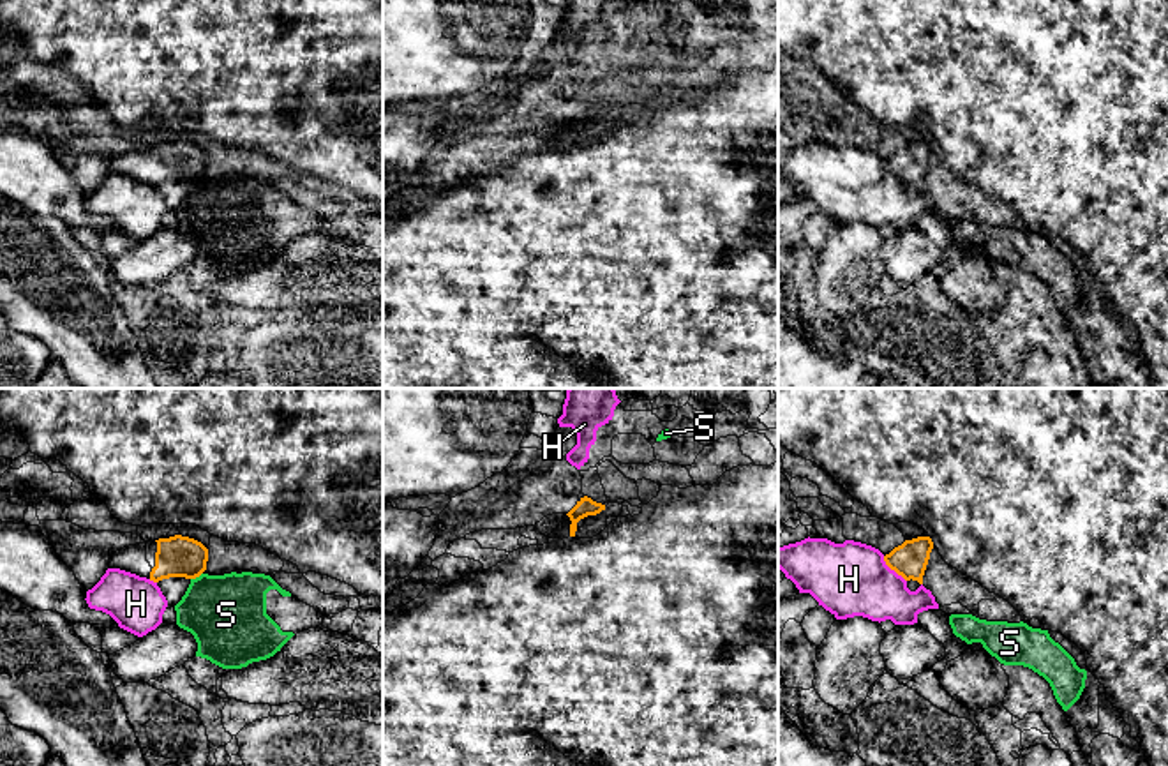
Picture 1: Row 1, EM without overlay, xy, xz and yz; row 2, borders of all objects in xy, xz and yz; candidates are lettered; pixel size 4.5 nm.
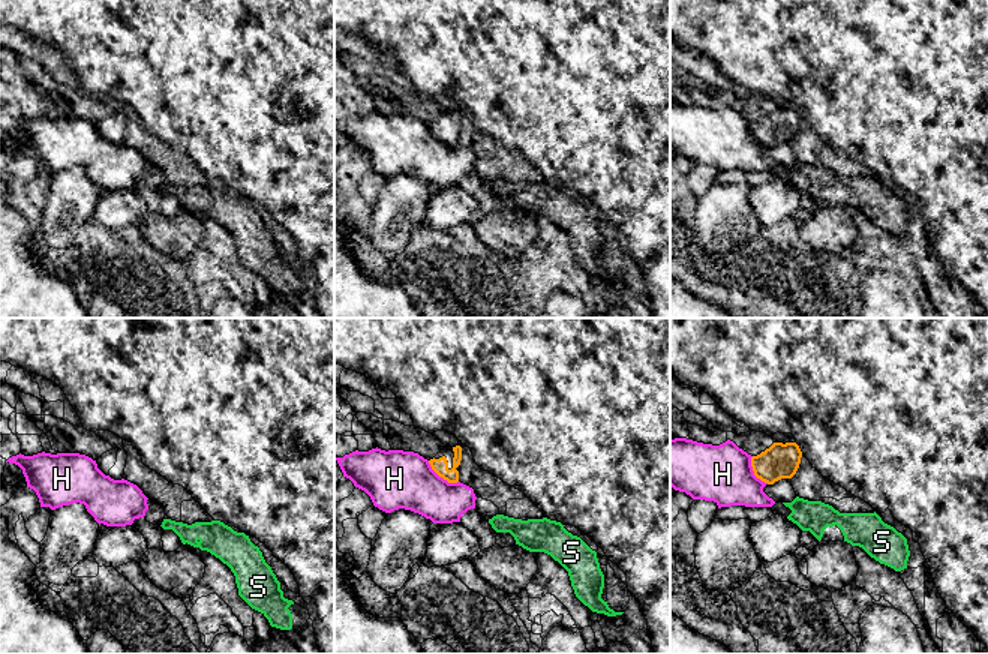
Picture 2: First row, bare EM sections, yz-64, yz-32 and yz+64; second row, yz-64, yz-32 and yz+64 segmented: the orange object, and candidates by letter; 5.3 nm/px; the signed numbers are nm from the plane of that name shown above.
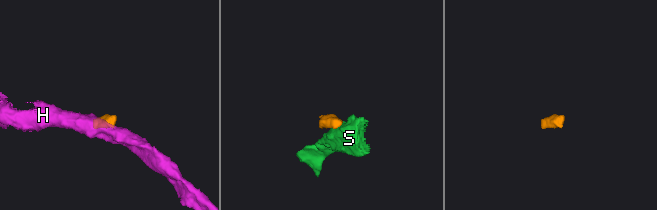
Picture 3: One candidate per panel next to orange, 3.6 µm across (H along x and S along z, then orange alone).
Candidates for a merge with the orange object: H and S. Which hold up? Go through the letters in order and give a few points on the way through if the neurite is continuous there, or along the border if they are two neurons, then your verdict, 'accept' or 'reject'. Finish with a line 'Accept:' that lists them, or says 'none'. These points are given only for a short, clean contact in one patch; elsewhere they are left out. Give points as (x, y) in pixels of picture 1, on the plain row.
H: border yz (883, 161), (905, 186); reject
S: border xy (202, 177), (191, 184); reject
Accept: none

